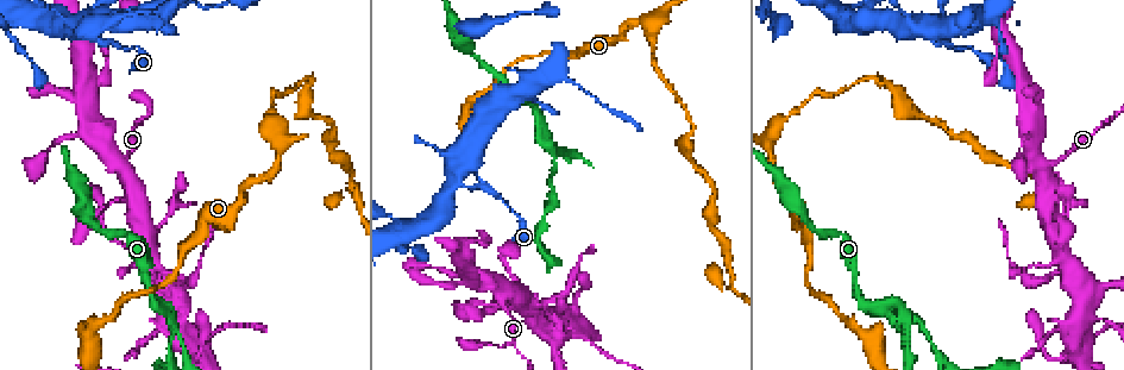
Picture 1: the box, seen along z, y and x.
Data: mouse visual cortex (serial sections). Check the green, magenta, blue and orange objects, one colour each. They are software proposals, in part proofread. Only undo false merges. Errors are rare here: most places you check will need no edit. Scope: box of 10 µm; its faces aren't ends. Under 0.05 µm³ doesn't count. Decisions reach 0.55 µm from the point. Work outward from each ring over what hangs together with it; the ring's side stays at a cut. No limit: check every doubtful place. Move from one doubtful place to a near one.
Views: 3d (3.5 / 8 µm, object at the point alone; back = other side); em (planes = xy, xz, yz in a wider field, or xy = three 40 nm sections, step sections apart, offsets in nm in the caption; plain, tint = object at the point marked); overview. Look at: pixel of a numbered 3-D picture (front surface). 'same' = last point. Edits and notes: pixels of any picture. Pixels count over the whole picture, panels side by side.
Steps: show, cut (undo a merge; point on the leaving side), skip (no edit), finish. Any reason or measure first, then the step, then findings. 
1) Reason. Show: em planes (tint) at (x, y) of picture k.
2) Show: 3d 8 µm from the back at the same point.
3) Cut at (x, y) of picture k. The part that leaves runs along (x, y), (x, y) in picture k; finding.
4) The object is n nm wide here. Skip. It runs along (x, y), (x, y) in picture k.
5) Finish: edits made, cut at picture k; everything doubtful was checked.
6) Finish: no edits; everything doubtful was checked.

A narrow waist. Show: em xy step 2 (tint) at (720, 287) of picture 1.

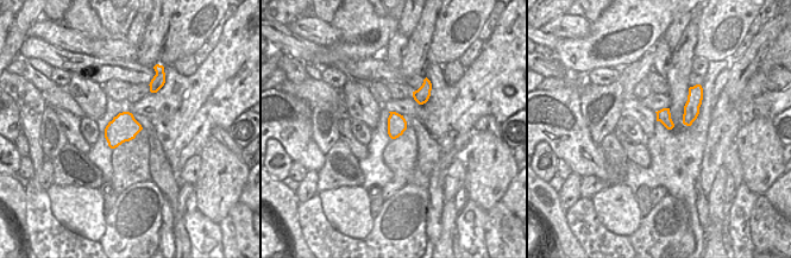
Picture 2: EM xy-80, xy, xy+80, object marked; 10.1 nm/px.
Show: 3d 3.5 µm at the same point.

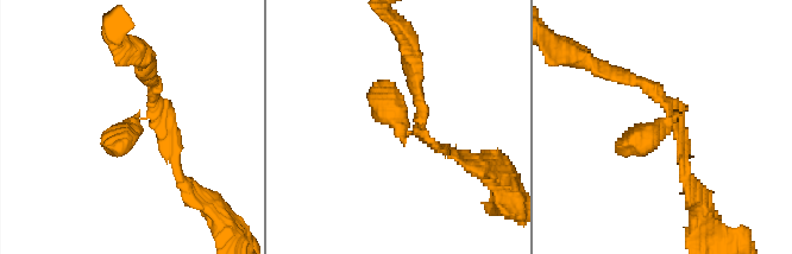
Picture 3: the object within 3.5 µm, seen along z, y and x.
Skip. It runs along (148, 77), (155, 106), (114, 153) in picture 3; one cell here.

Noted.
A fork. Show: 3d 3.5 µm at (904, 313) of picture 1.

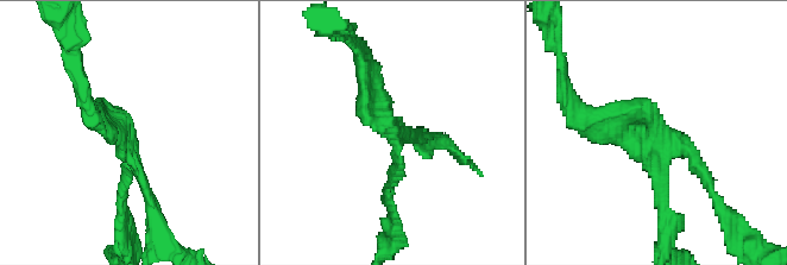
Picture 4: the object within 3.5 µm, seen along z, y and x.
3 arms meet here; the arms are 150, 200, 200 nm wide. Show: em xy step 1 (tint) at (390, 134) of picture 4.

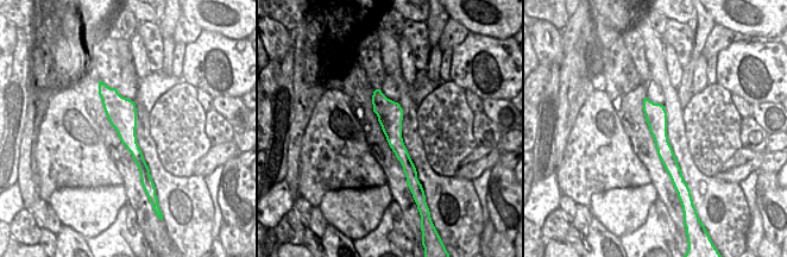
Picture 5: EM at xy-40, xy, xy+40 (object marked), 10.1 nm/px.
Skip. Continuous, no second cell.

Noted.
Thin neck. Show: 3d 3.5 µm at (1052, 273) of picture 1.

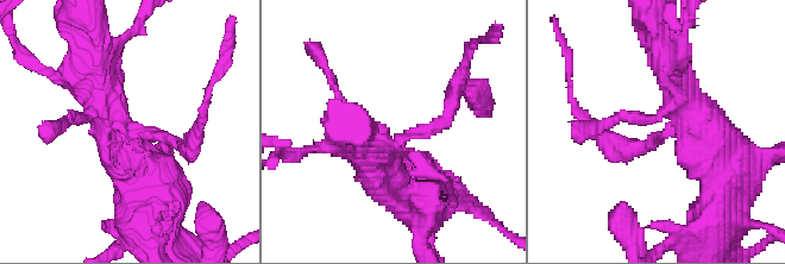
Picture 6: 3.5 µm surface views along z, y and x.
The arms are 200, 500 nm wide; need the tissue. Show: em xy step 2 (tint) at (144, 133) of picture 6.

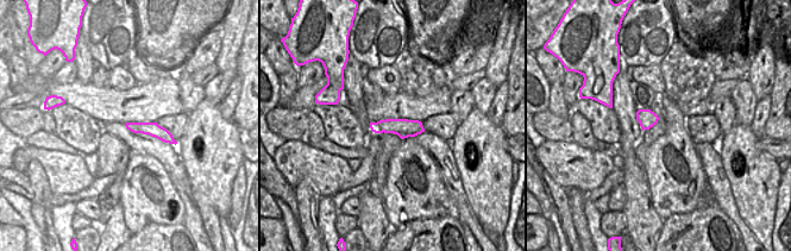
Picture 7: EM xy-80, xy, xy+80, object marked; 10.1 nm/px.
Show: em xy step 1 (tint) at the same point.

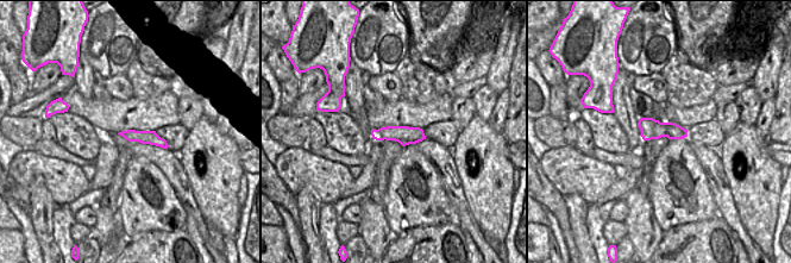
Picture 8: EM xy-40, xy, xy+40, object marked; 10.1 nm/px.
Skip. It runs along (364, 152), (438, 125), (459, 82) in picture 6; one cell here.

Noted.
Finish: no edits; everything doubtful was checked.

